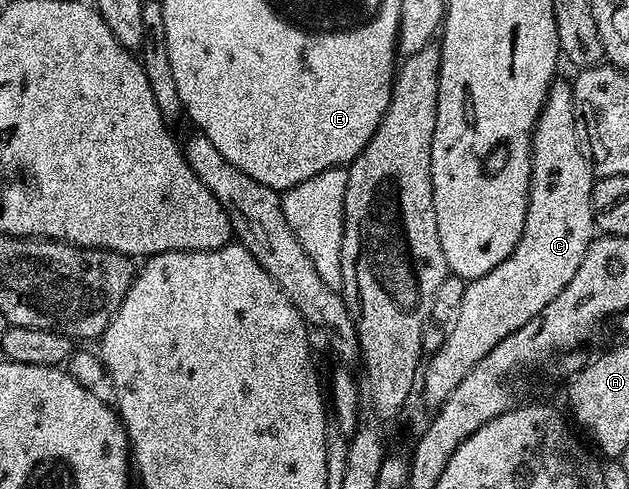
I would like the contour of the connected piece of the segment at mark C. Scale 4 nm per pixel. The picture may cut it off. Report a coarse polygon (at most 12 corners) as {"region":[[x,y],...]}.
{"region":[[573,87],[533,125],[527,219],[423,369],[440,406],[535,319],[594,239]]}

